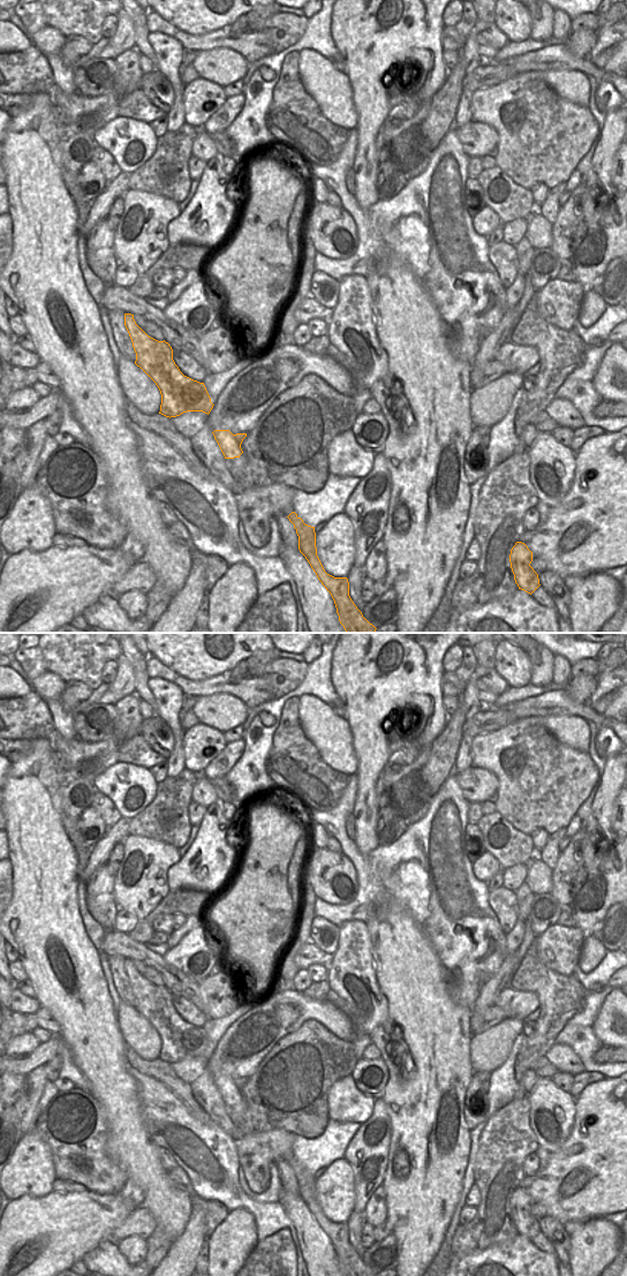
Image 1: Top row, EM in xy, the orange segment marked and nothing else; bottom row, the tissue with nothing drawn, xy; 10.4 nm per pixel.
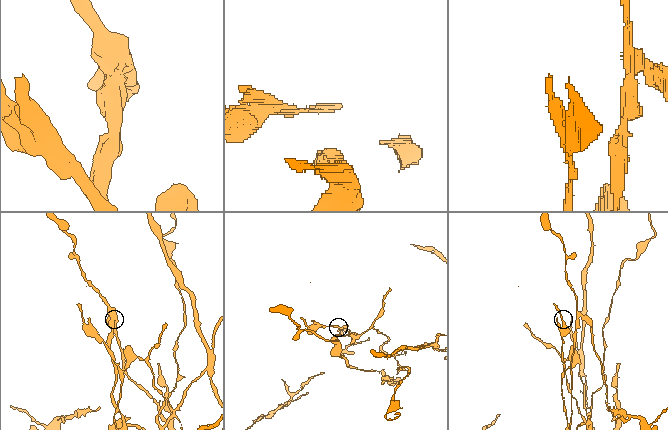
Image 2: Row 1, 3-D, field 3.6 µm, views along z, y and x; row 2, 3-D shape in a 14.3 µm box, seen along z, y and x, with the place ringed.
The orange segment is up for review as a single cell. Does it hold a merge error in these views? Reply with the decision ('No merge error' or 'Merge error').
Merge error

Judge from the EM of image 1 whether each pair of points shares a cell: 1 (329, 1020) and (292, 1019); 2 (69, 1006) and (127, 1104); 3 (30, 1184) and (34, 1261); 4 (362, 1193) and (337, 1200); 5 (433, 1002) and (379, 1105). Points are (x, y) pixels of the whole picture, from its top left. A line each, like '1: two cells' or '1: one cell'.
1: one cell
2: one cell
3: two cells
4: two cells
5: two cells

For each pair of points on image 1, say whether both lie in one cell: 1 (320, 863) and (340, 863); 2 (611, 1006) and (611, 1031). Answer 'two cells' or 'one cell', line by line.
1: one cell
2: one cell

